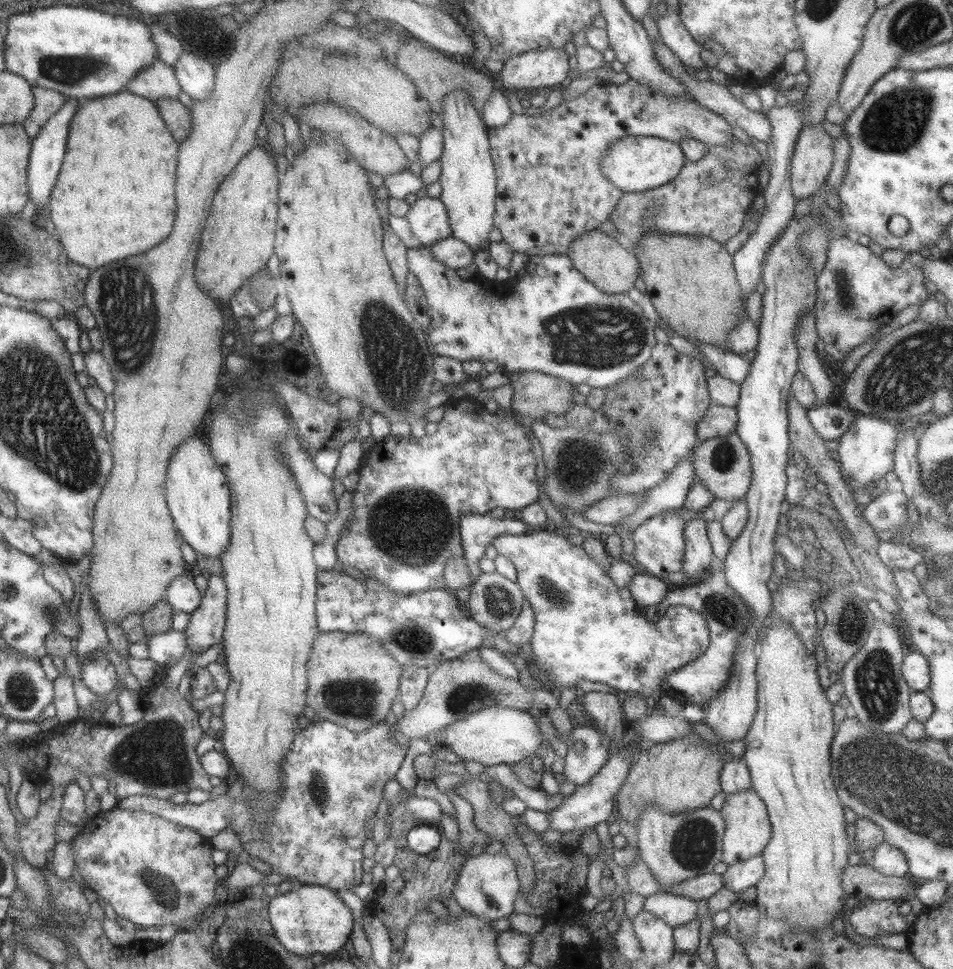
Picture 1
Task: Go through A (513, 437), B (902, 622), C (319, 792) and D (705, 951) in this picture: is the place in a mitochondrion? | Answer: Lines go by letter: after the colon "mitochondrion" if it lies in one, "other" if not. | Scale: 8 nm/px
A: other
B: other
C: mitochondrion
D: other

